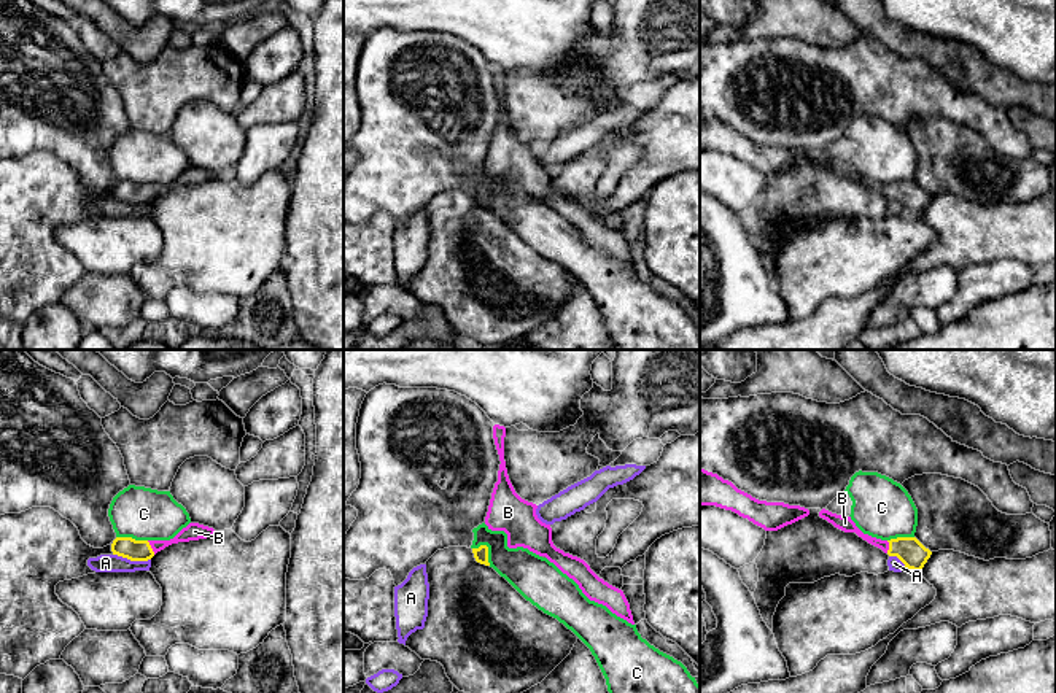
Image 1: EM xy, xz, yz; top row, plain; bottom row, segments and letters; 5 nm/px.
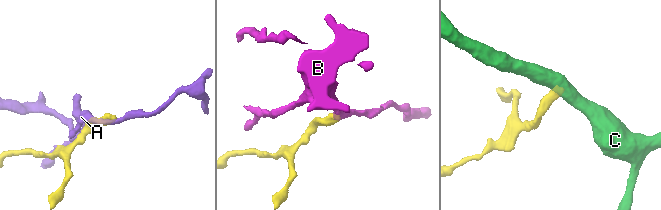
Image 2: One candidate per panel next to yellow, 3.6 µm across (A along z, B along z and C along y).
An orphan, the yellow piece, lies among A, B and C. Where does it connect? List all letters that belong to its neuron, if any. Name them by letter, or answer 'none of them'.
B

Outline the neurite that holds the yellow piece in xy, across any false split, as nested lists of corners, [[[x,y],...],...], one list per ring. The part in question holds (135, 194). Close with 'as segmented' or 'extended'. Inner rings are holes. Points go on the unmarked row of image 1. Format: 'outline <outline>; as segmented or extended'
outline [[[189,167],[170,184],[135,184],[132,181],[116,181],[111,188],[111,196],[113,199],[127,202],[130,205],[148,205],[157,196],[172,188],[207,183],[215,176],[218,175],[213,172],[199,167]]]; extended

